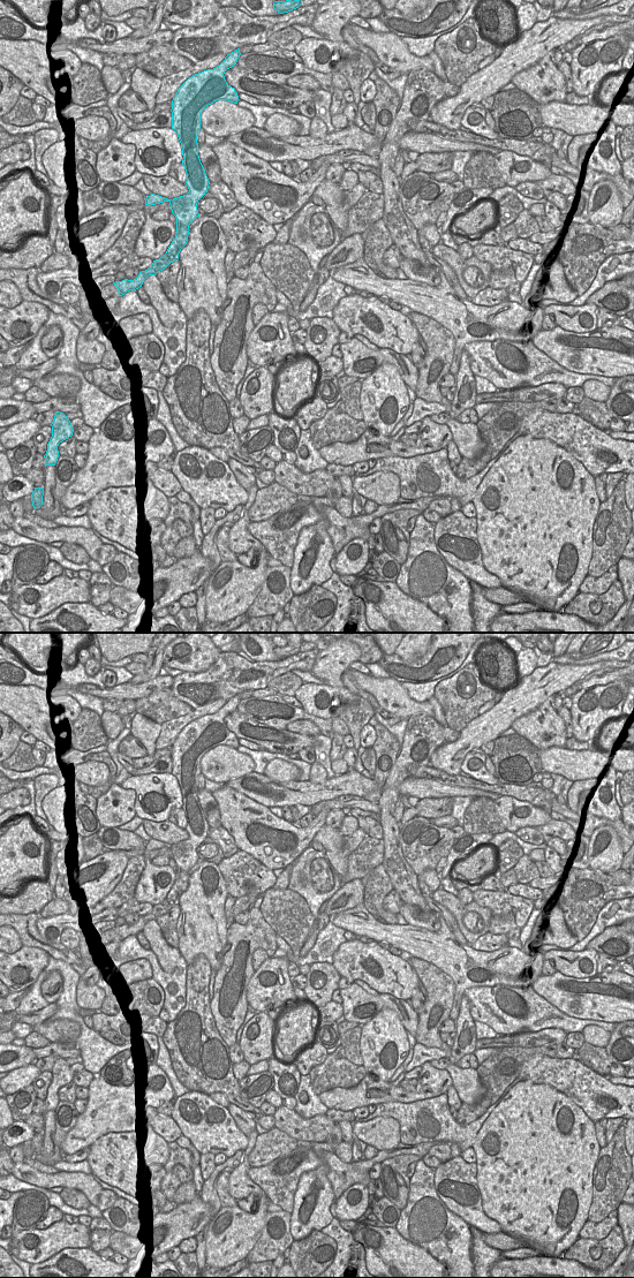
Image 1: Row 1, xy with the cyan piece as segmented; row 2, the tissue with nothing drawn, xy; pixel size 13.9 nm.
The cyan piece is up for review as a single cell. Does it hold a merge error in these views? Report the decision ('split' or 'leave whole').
leave whole

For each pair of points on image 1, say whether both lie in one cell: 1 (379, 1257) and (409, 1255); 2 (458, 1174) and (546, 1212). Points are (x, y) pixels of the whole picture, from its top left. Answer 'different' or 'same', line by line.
1: same
2: different

